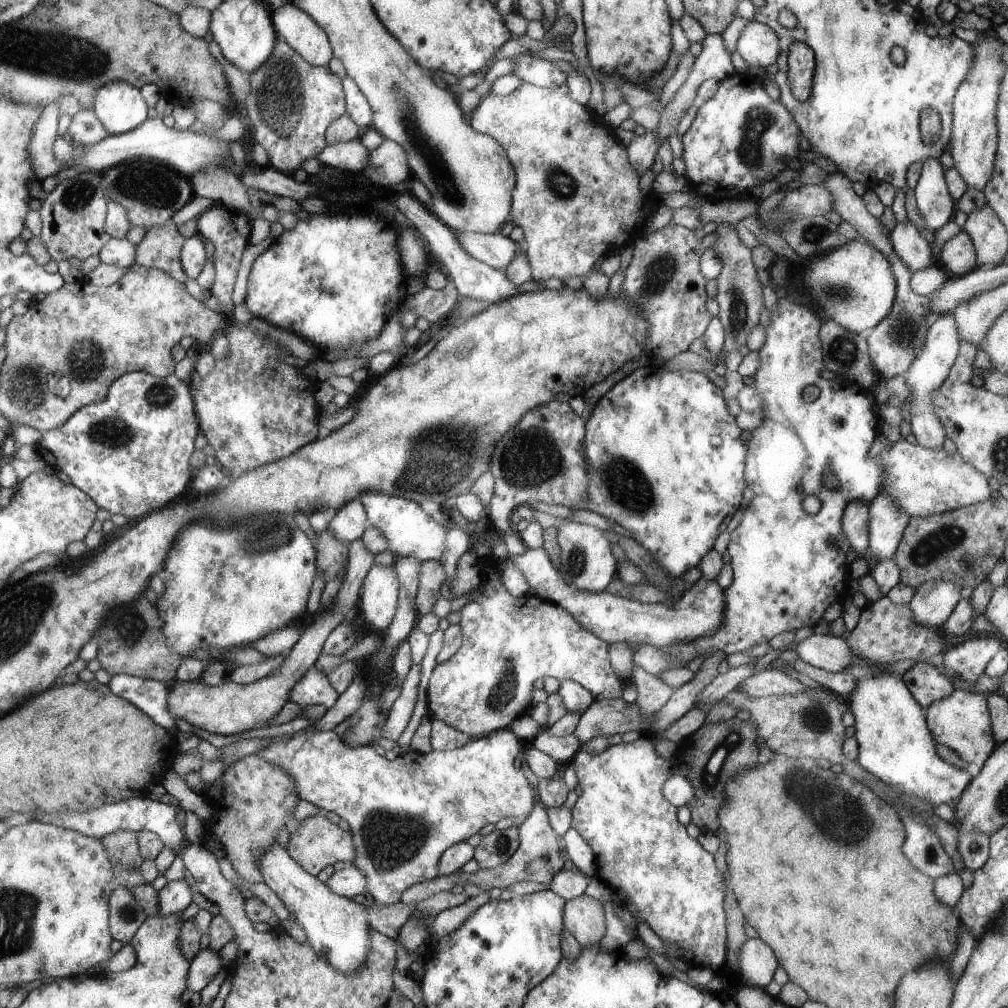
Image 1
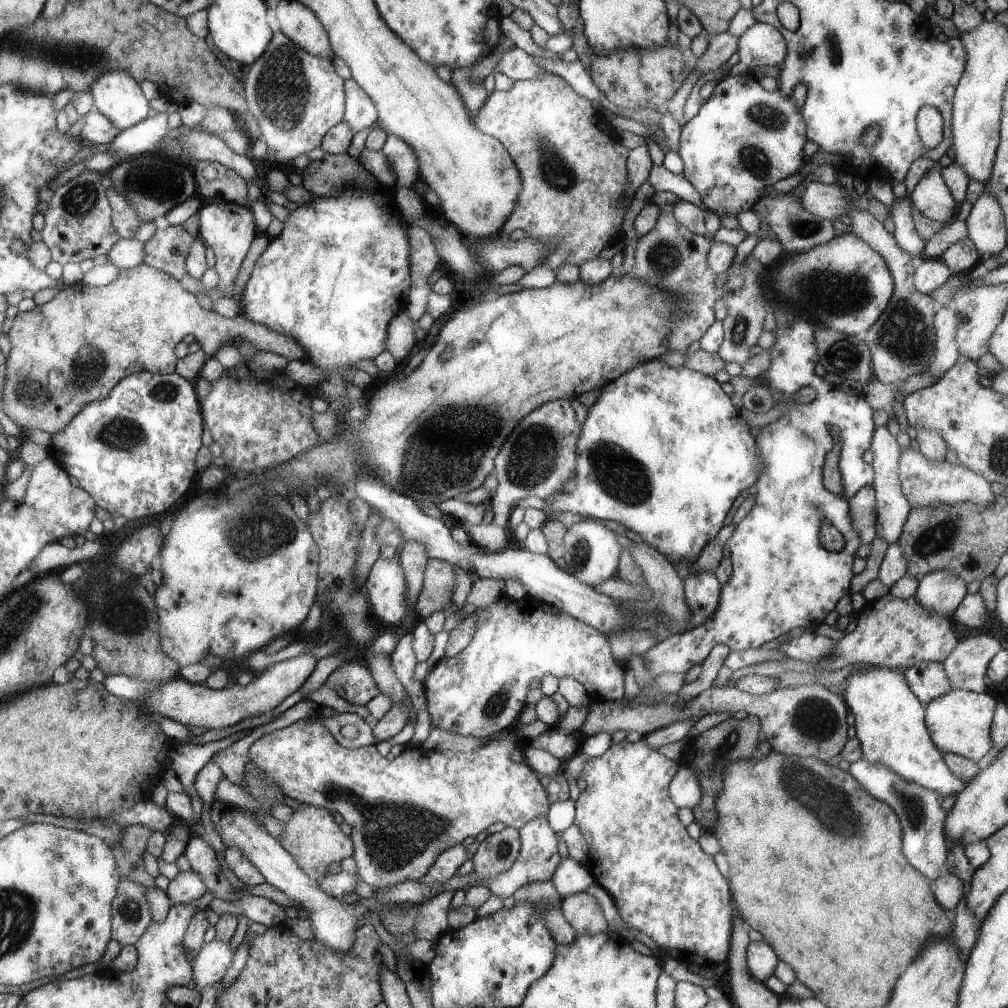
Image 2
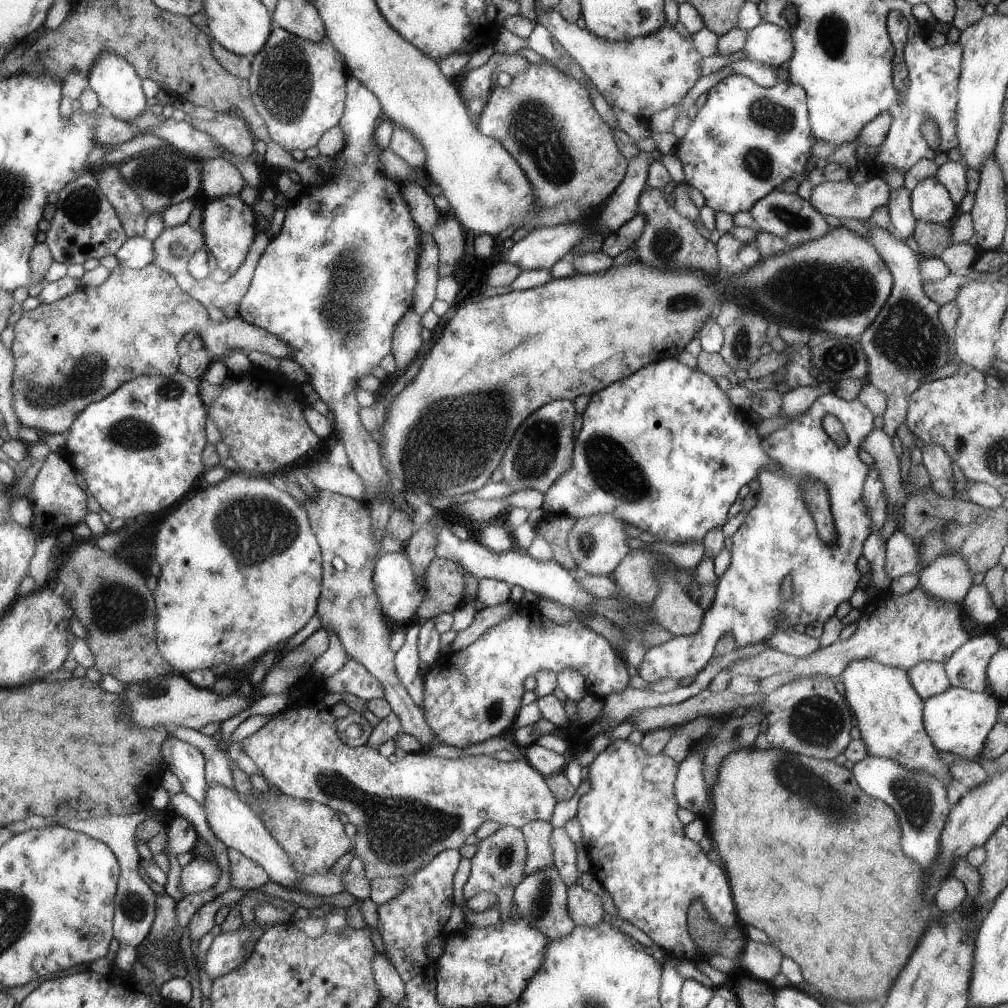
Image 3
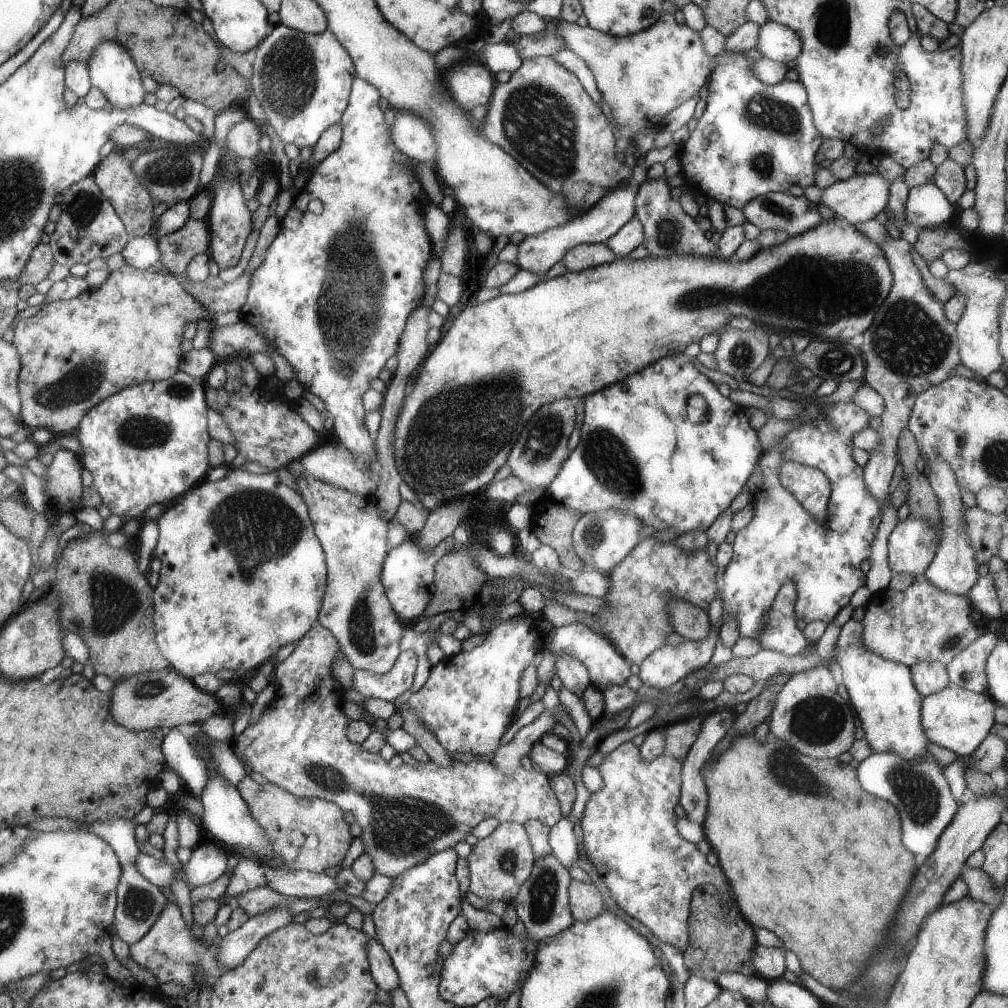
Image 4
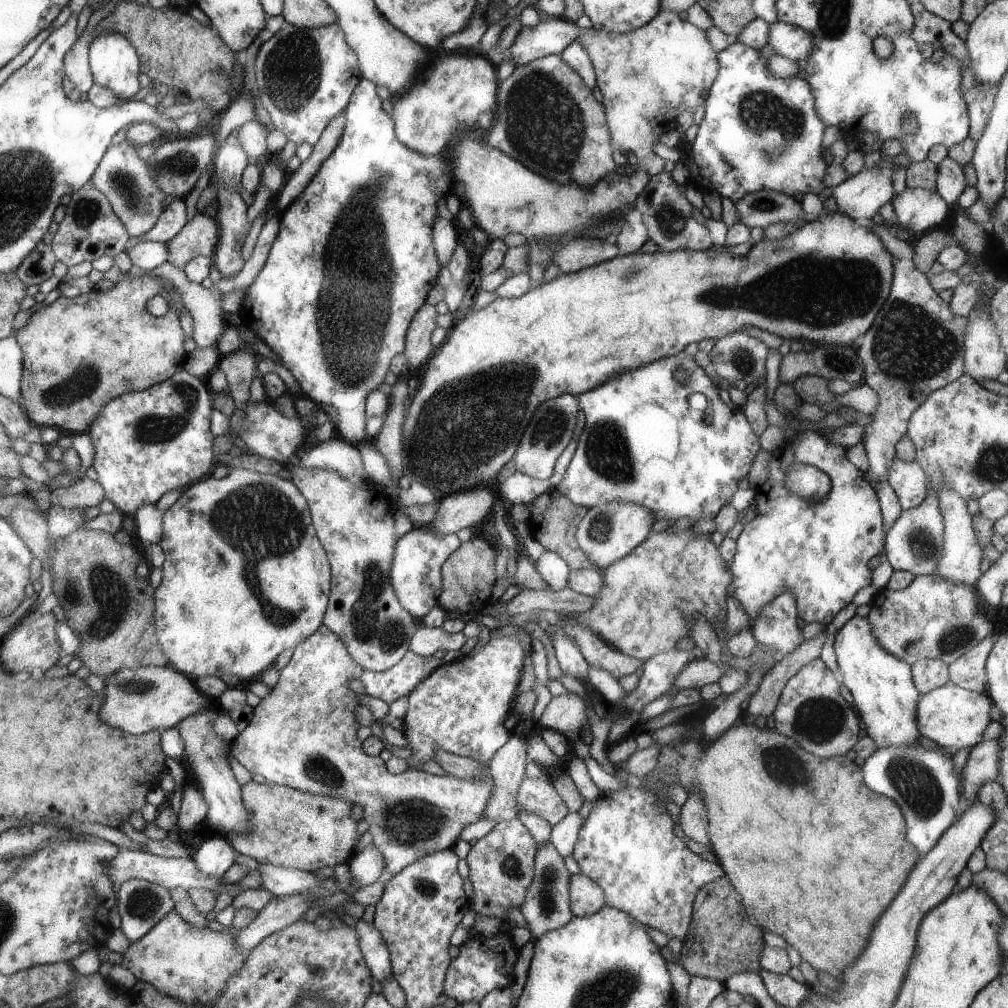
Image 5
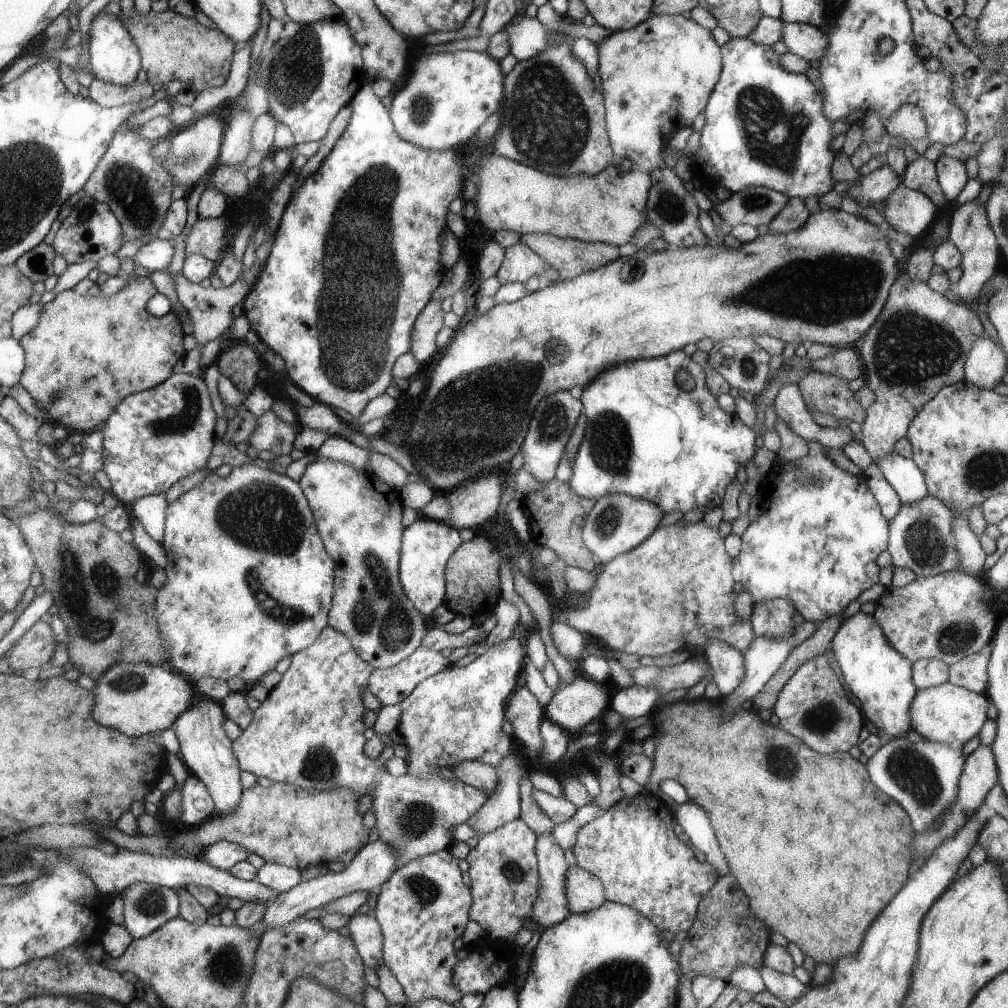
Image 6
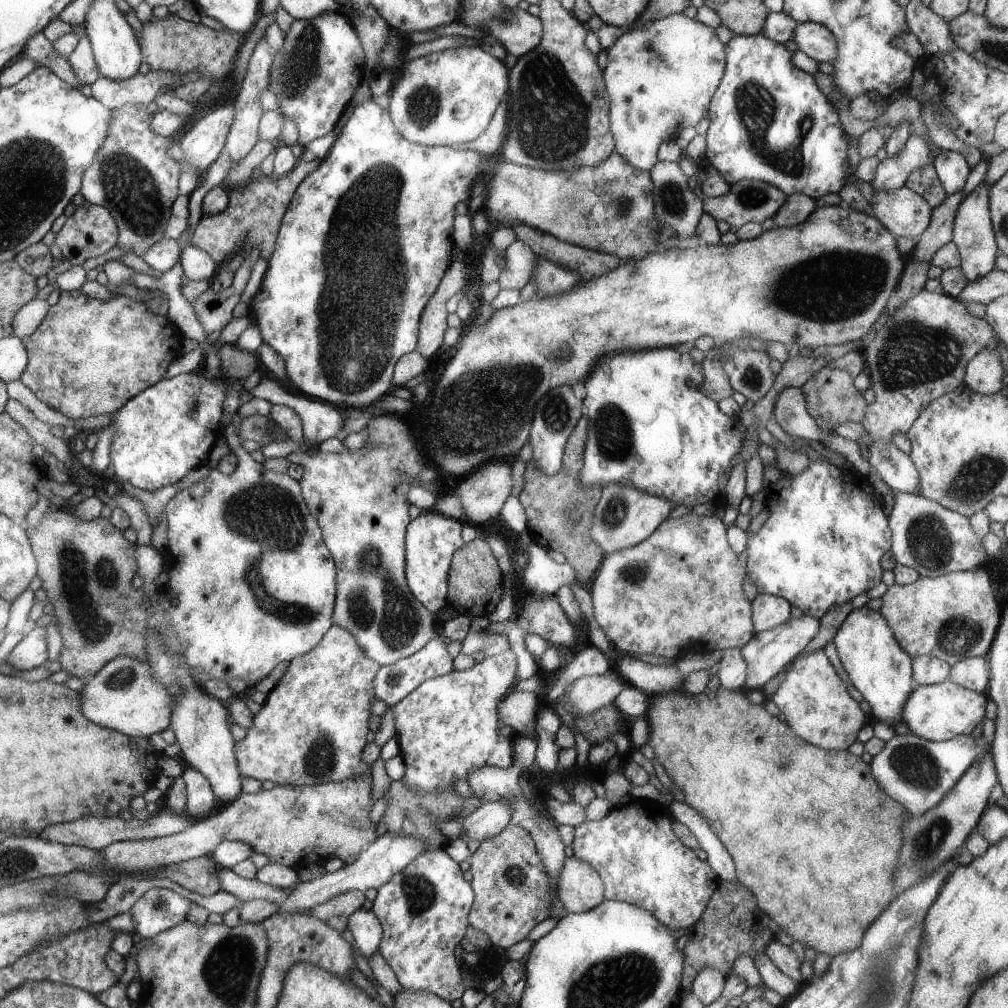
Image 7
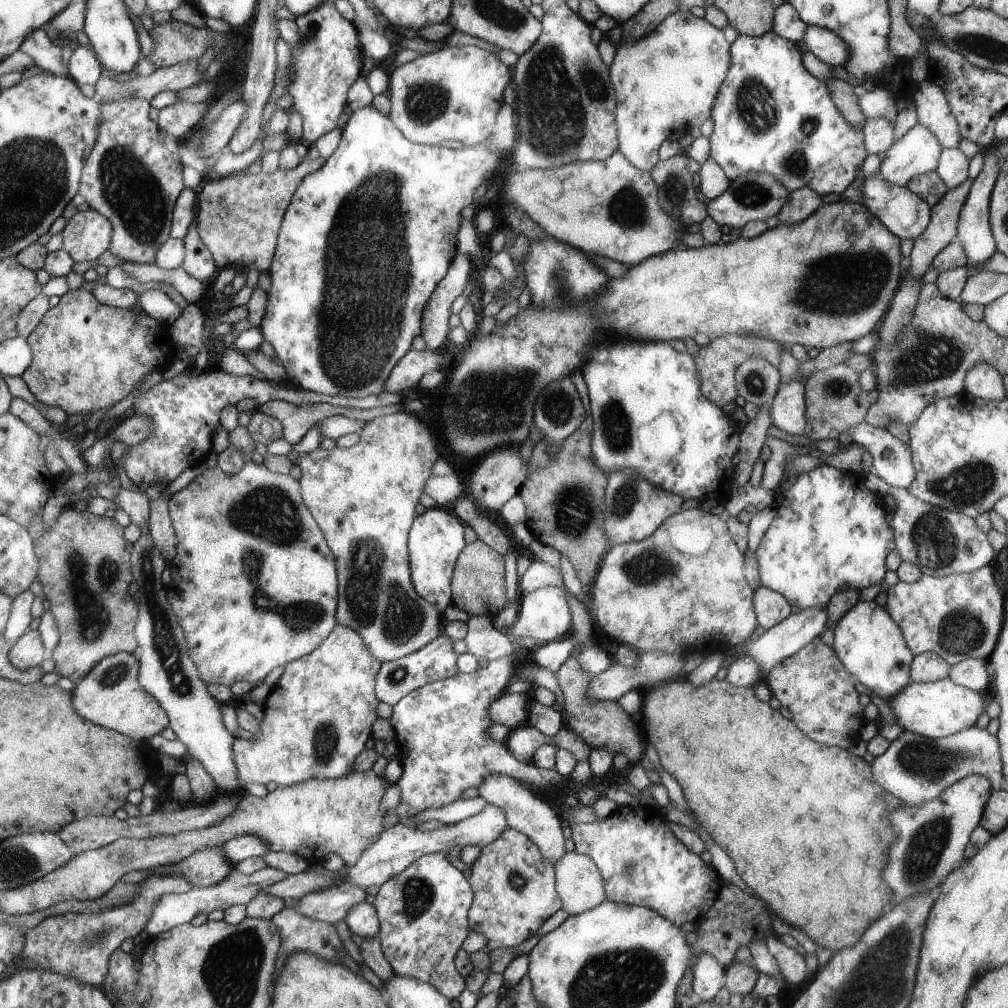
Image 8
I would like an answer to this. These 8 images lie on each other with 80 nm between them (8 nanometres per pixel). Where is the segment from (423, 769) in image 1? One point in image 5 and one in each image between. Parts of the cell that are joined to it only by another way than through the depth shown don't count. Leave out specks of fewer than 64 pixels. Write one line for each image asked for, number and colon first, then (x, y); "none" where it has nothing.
2: (406, 812)
3: (406, 812)
4: (299, 743)
5: (302, 734)

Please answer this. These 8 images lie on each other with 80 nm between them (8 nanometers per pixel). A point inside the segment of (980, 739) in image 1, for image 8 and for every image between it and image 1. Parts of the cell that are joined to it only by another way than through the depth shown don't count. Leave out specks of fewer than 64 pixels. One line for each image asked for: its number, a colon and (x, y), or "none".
2: (959, 722)
3: (957, 720)
4: (955, 718)
5: (953, 717)
6: (946, 713)
7: (937, 712)
8: (934, 709)

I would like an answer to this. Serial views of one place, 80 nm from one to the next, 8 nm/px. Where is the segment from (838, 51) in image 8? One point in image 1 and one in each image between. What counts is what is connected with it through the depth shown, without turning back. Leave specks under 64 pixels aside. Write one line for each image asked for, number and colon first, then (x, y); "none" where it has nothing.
1: (758, 44)
2: (762, 44)
3: (769, 43)
4: (777, 42)
5: (791, 41)
6: (806, 40)
7: (815, 40)

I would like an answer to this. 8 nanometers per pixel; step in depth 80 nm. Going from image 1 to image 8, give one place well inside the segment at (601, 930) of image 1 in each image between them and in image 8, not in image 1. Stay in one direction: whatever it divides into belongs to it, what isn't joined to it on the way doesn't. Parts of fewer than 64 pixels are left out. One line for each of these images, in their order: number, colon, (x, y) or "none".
2: (583, 912)
3: (585, 907)
4: (585, 901)
5: (586, 897)
6: (584, 892)
7: (580, 888)
8: (578, 881)

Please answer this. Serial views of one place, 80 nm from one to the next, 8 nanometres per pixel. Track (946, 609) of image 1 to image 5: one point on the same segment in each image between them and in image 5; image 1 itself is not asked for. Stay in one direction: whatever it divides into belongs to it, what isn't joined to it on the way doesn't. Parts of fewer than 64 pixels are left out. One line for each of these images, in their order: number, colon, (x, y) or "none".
2: (941, 591)
3: (949, 578)
4: (954, 568)
5: (962, 554)

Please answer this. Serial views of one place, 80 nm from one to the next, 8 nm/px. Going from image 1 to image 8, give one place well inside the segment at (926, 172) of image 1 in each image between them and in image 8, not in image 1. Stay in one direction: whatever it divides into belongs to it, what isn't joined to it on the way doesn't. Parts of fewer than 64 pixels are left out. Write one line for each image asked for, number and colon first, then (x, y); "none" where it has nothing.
2: (931, 197)
3: (930, 202)
4: (927, 207)
5: (920, 210)
6: (909, 212)
7: (904, 213)
8: (905, 214)

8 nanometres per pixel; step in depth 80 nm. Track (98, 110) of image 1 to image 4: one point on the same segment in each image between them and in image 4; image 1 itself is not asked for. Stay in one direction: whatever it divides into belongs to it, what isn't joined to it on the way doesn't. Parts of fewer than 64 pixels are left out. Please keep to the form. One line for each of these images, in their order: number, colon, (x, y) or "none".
2: (117, 95)
3: (113, 78)
4: (112, 68)

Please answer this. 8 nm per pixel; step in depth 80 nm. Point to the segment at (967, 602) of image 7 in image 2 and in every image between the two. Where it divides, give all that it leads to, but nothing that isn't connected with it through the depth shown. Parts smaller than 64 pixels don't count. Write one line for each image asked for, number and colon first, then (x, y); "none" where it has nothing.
2: (891, 632)
3: (900, 630)
4: (923, 622)
5: (932, 618)
6: (945, 617)

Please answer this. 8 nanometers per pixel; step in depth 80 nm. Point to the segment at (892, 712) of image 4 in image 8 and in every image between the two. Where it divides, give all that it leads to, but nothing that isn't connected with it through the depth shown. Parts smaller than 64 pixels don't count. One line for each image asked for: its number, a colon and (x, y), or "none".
5: (885, 696)
6: (879, 676)
7: (877, 665)
8: (868, 641)

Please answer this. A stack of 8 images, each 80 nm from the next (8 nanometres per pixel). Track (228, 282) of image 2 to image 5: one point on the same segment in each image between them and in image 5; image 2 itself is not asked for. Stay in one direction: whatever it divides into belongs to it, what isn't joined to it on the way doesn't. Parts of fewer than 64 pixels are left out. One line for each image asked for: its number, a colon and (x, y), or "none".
3: (229, 227)
4: (230, 224)
5: (231, 159)

